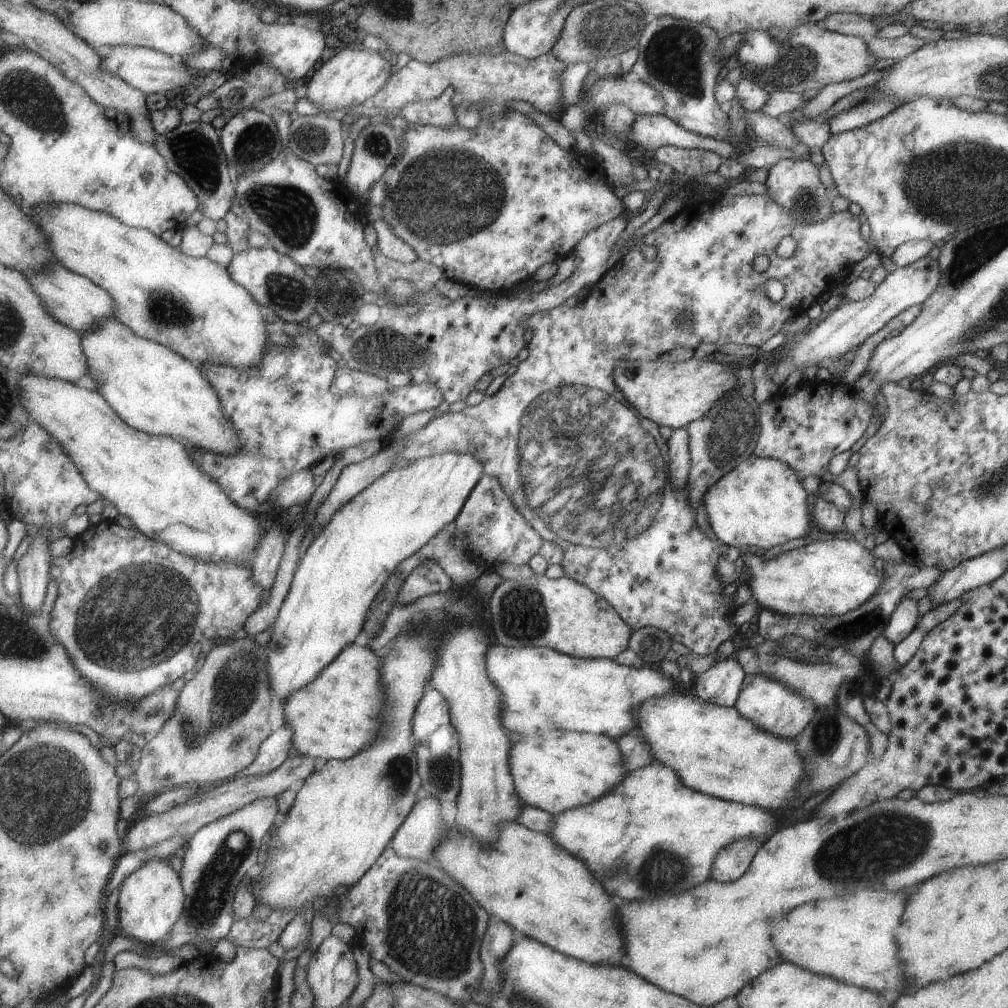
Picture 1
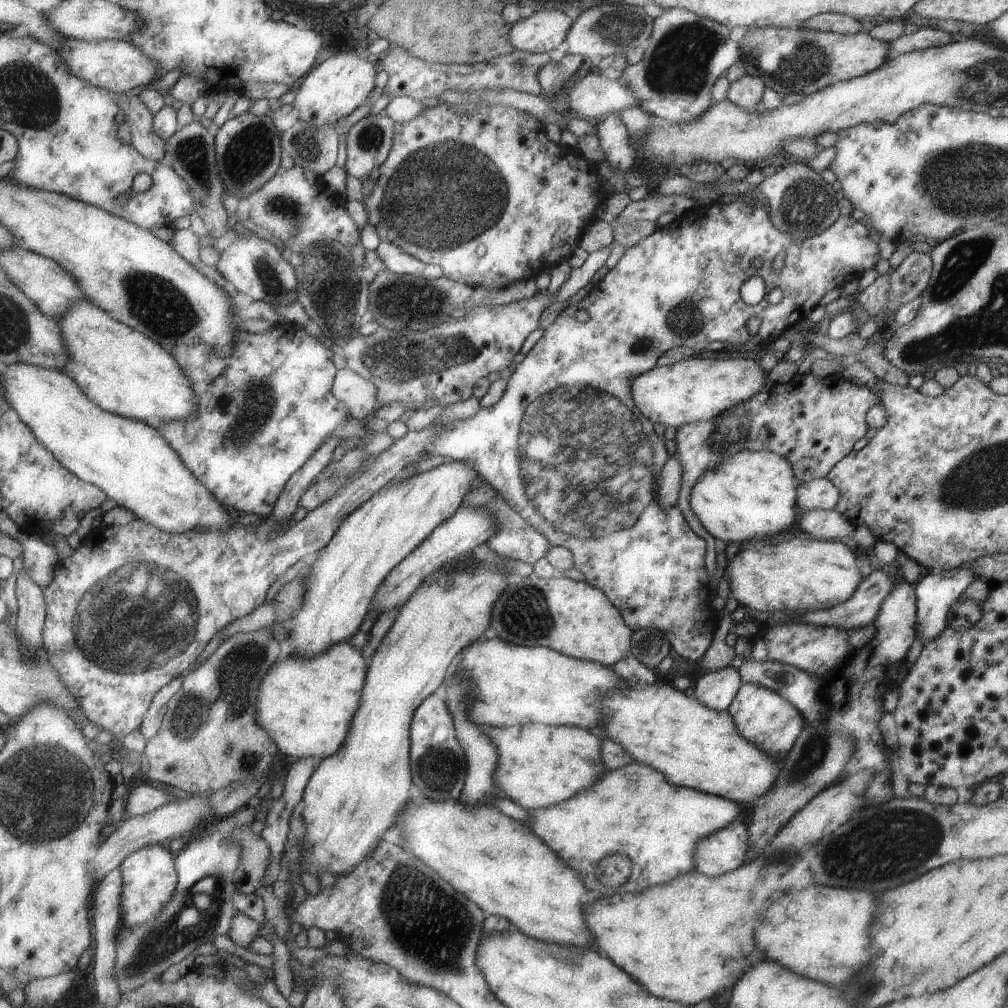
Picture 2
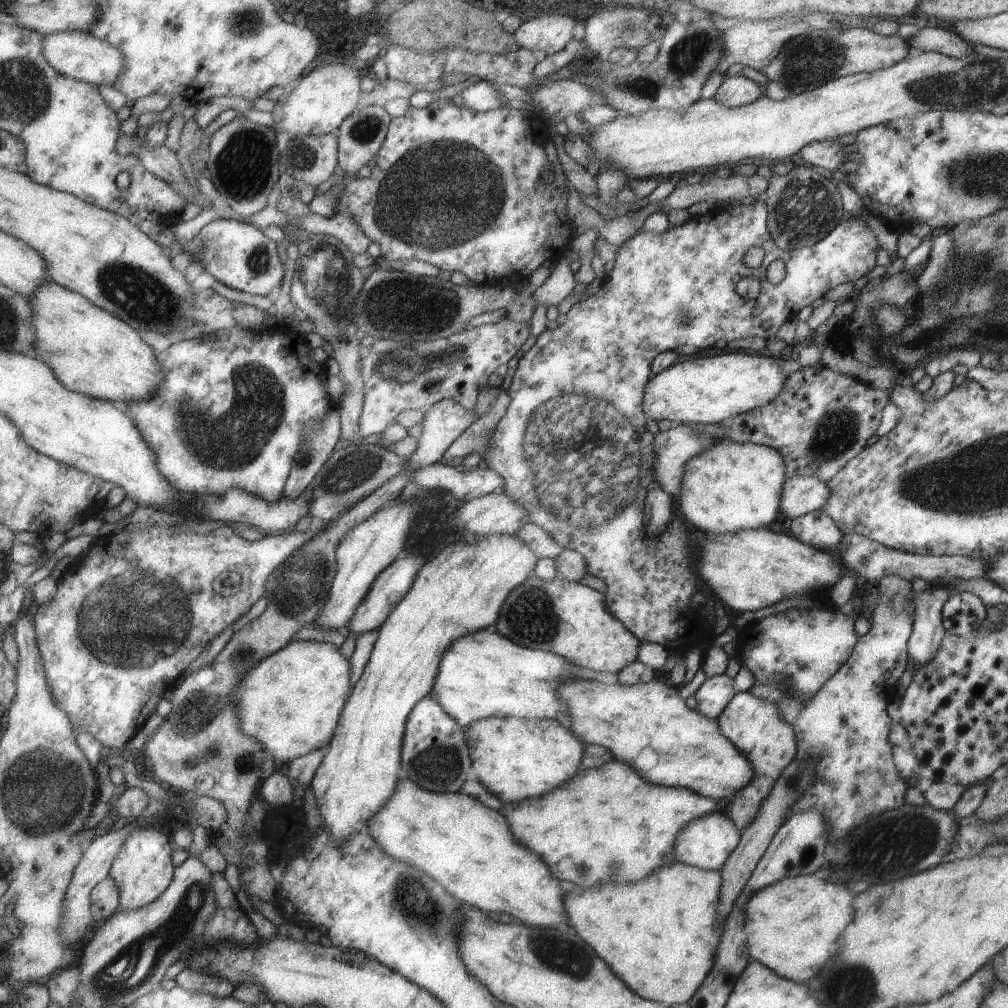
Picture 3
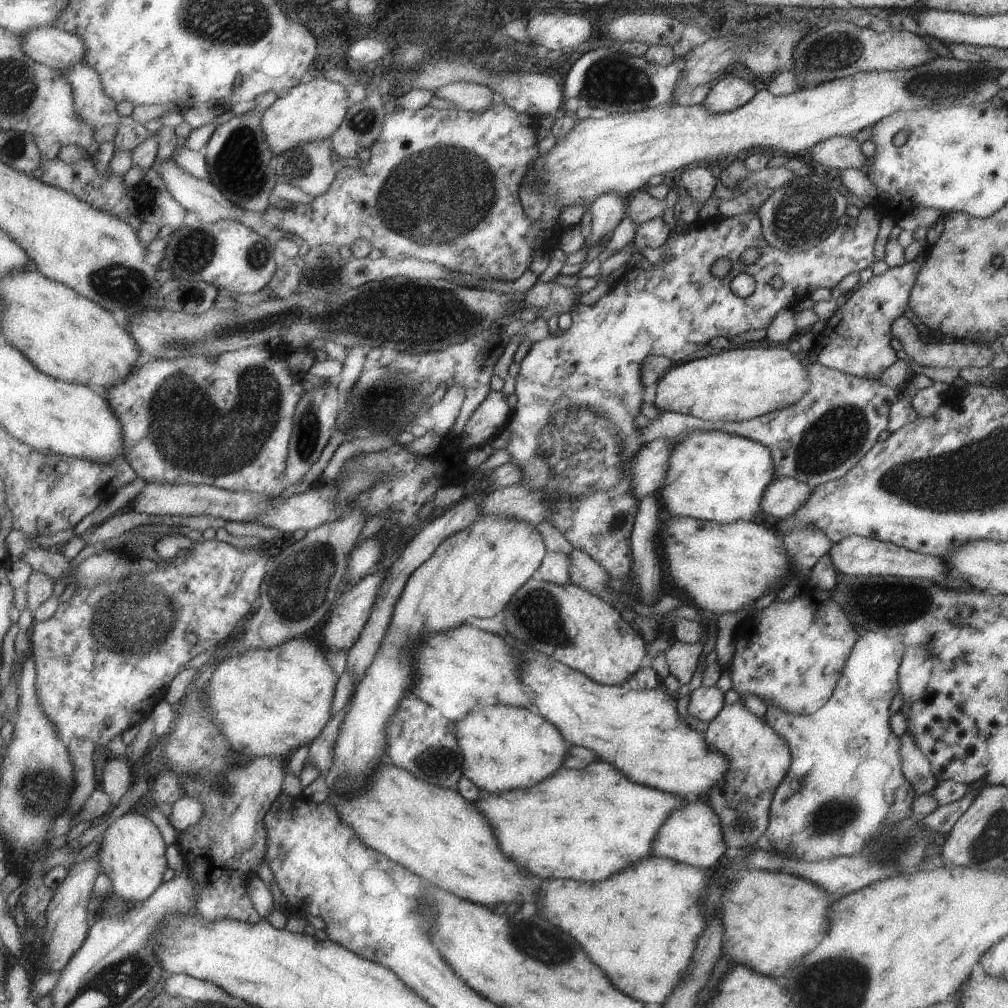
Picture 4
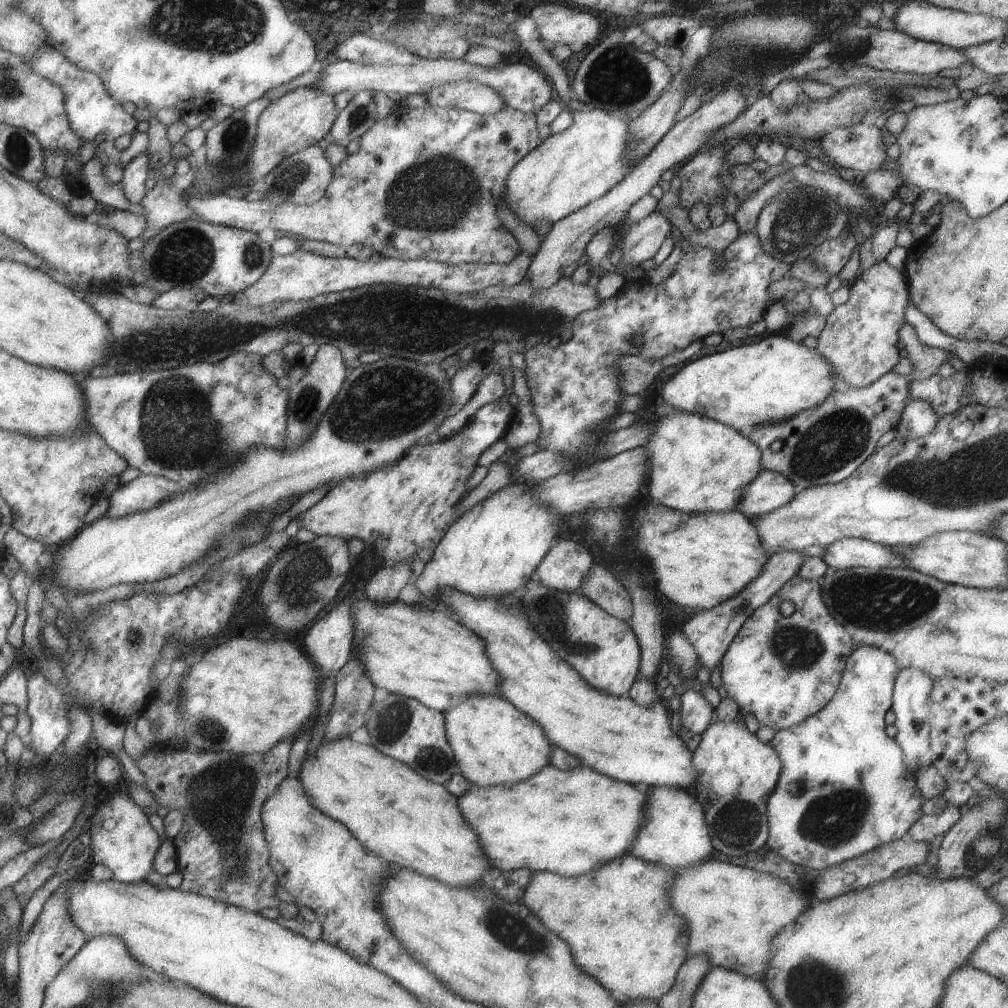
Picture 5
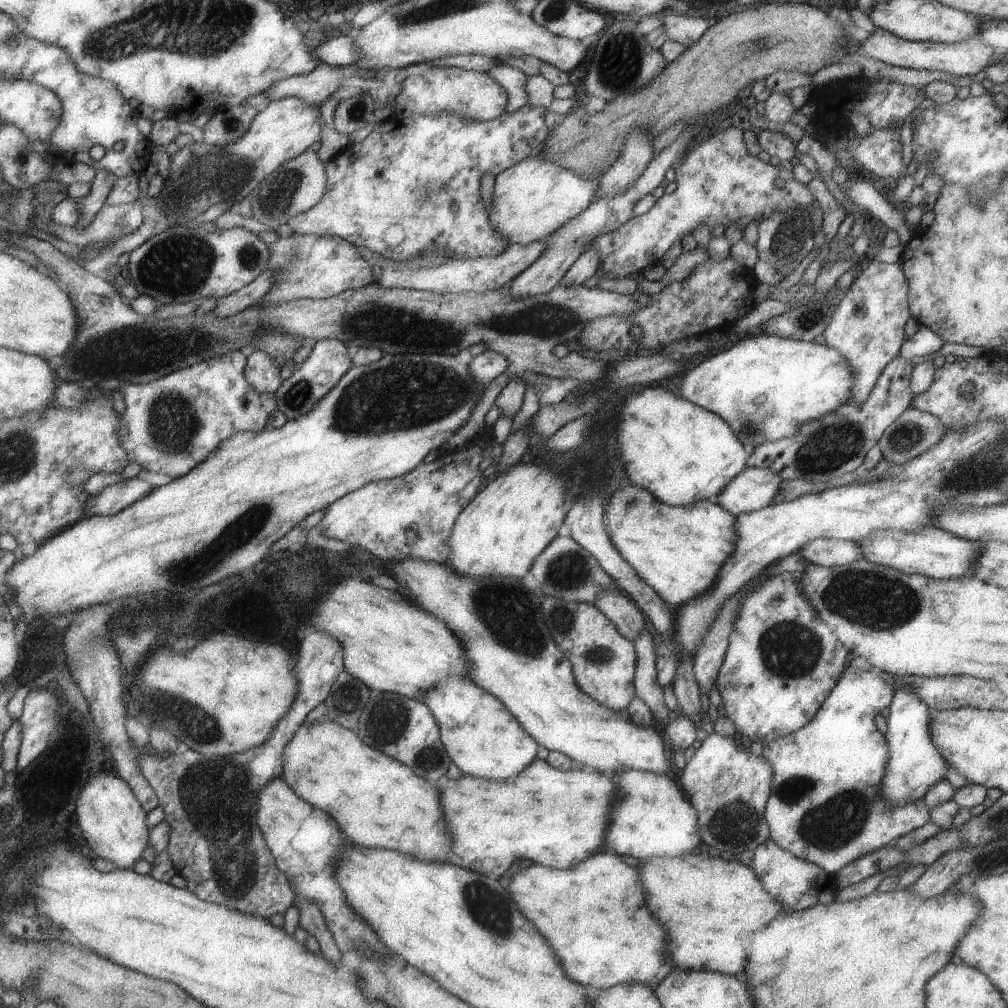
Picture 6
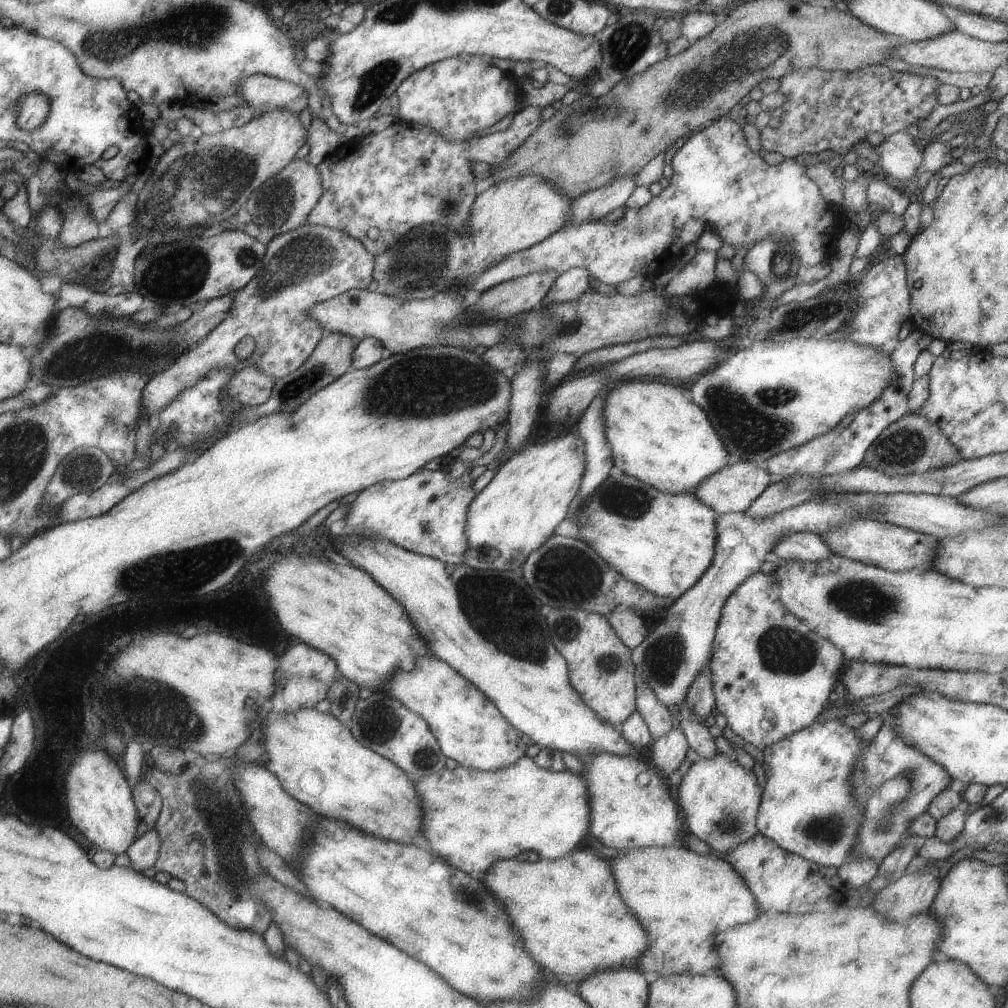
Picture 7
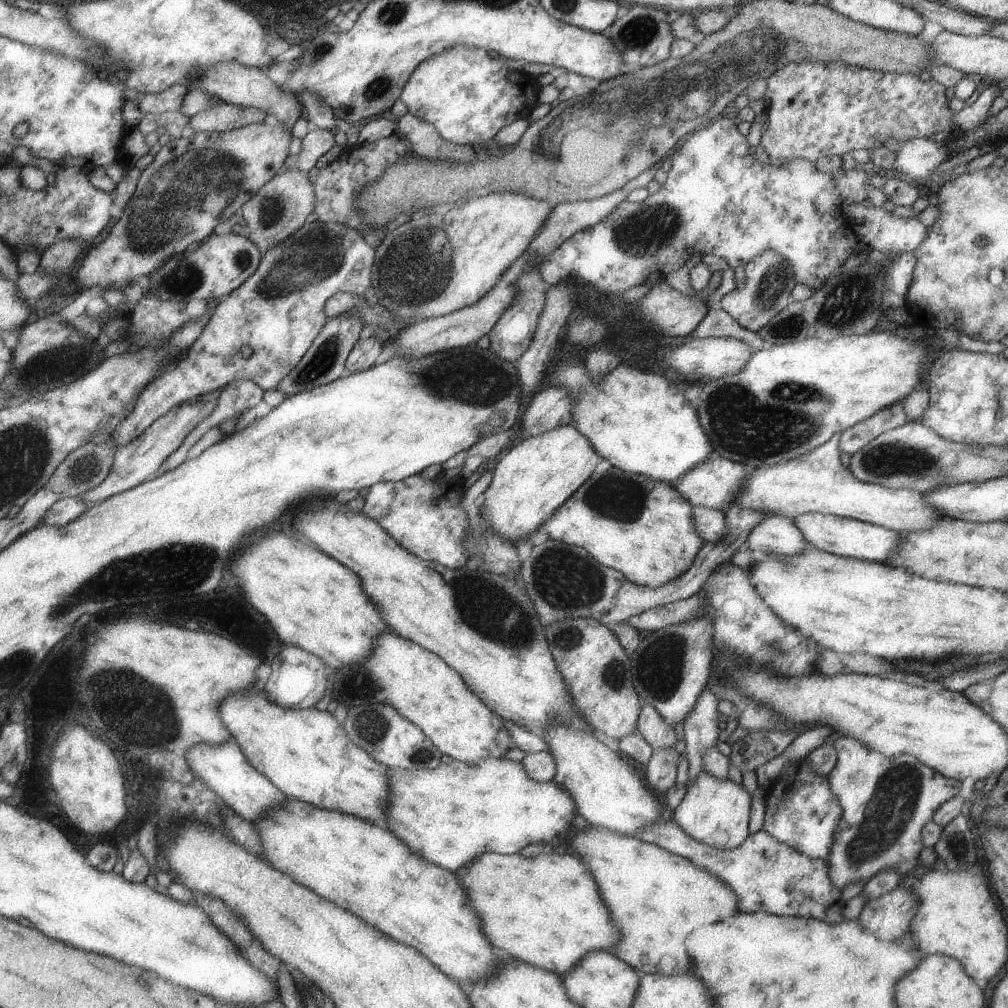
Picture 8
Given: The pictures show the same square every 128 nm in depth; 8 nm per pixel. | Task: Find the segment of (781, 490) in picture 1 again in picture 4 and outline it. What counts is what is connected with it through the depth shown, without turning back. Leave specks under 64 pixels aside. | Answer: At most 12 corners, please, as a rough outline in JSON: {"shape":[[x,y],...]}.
{"shape":[[723,431],[673,438],[672,516],[752,521],[770,452]]}

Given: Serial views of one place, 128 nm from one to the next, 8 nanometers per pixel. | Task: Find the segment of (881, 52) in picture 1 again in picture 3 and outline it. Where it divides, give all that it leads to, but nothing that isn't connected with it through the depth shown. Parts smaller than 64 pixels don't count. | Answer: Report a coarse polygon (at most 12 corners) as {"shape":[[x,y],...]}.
{"shape":[[923,27],[909,48],[956,59],[975,52],[960,36],[940,27]]}

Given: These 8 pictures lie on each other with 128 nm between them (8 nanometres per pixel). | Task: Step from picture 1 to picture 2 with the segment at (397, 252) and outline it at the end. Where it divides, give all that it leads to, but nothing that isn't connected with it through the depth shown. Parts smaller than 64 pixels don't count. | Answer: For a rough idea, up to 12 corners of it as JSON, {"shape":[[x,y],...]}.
{"shape":[[381,240],[376,251],[388,269],[419,277],[428,265]]}

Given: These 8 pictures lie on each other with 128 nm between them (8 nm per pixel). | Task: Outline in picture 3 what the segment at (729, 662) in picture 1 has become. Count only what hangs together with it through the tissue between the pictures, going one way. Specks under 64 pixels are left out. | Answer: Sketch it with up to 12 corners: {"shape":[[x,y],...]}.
{"shape":[[706,677],[694,693],[697,712],[716,719],[735,694],[732,678]]}

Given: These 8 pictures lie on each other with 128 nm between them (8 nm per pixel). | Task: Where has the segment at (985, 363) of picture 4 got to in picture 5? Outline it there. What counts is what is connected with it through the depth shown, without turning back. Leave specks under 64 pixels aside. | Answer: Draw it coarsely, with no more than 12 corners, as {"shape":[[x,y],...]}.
{"shape":[[905,322],[898,337],[912,364],[908,378],[920,381],[935,375],[946,353],[919,342]]}

